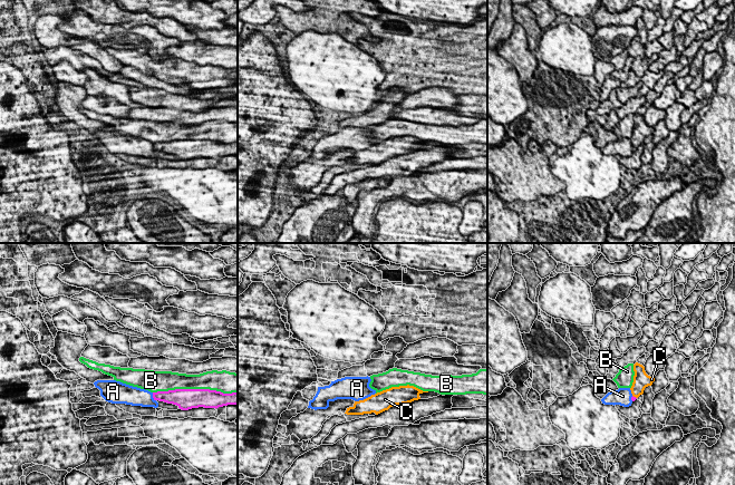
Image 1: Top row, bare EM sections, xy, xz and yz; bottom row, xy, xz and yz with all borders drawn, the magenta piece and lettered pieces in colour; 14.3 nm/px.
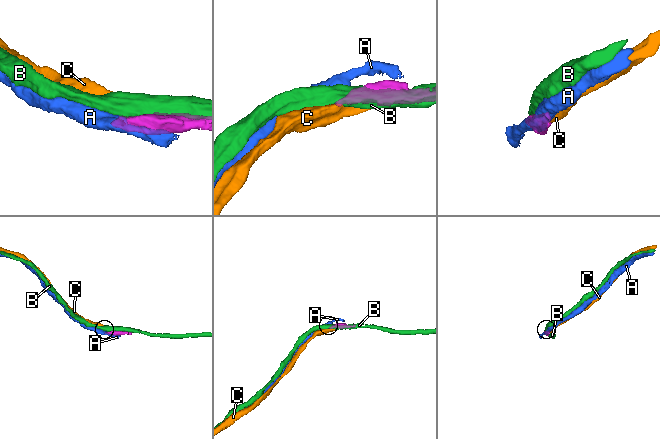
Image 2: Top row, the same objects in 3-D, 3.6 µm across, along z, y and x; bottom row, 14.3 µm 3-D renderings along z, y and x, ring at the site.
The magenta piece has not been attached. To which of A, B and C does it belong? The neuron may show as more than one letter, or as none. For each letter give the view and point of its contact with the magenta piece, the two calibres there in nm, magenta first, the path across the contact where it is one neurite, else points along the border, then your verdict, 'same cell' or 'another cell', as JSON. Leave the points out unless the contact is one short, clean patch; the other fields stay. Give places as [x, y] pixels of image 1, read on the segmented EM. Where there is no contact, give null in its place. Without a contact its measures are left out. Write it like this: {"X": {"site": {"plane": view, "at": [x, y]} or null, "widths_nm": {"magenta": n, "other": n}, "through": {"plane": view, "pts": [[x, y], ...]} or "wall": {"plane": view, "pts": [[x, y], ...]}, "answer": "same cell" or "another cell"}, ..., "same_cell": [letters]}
{"A": {"site": {"plane": "xy", "at": [153, 397]}, "widths_nm": {"magenta": 190, "other": 260}, "wall": {"plane": "xy", "pts": [[152, 393], [155, 400]]}, "answer": "another cell"}, "B": {"site": {"plane": "xy", "at": [194, 389]}, "widths_nm": {"magenta": 300, "other": 260}, "answer": "another cell"}, "C": {"site": {"plane": "yz", "at": [635, 397]}, "widths_nm": {"magenta": 60, "other": 220}, "answer": "same cell"}, "same_cell": ["C"]}

